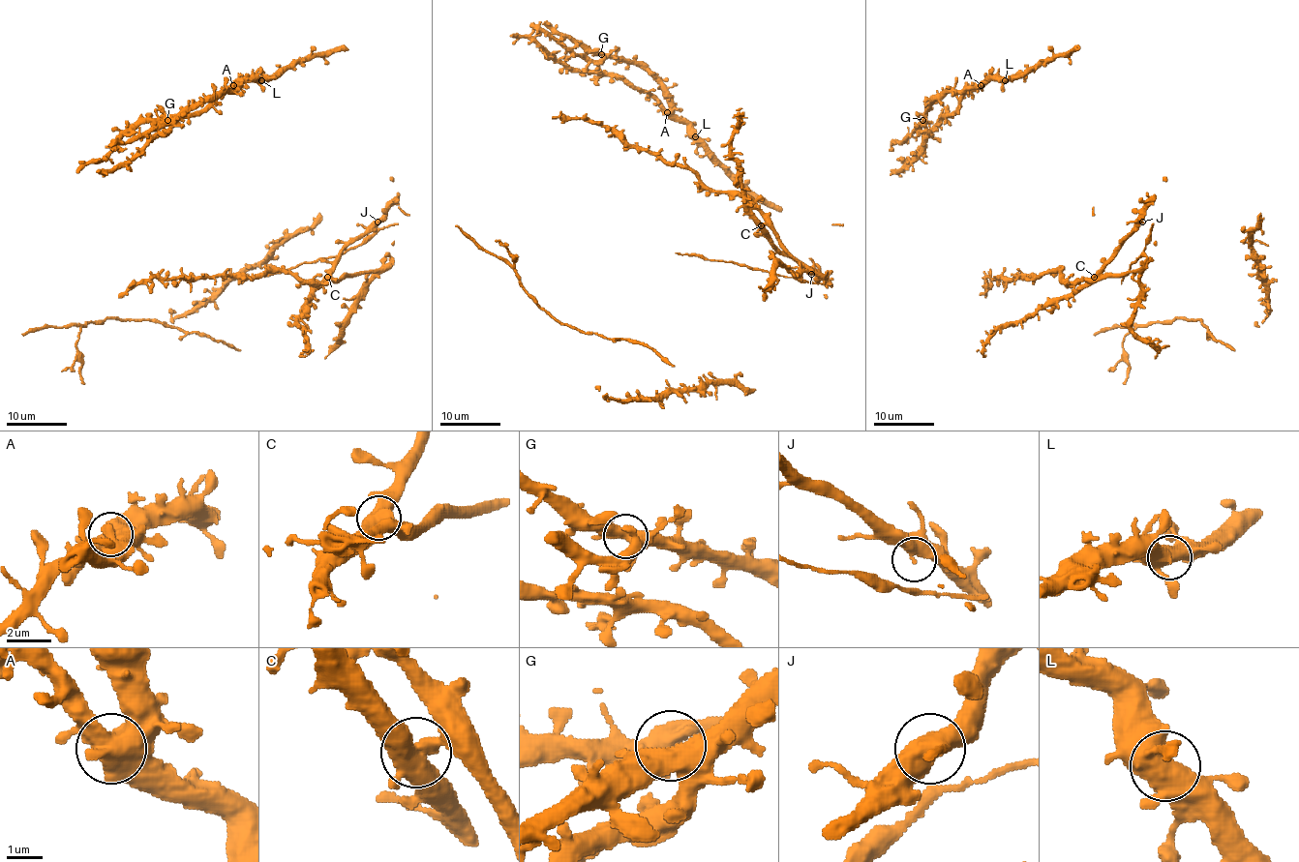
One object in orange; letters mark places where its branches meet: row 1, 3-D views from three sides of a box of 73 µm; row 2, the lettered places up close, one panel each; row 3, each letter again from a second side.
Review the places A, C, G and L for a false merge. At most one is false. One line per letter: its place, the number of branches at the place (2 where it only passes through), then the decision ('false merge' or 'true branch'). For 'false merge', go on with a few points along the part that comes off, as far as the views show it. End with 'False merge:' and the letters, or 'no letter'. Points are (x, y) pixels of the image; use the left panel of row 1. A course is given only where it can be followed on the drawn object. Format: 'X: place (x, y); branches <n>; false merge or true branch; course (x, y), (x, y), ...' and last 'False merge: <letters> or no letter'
A: place (233, 85); branches 4; true branch
C: place (327, 277); branches 4; true branch
G: place (167, 120); branches 3; true branch
L: place (261, 80); branches 4; true branch
False merge: no letter

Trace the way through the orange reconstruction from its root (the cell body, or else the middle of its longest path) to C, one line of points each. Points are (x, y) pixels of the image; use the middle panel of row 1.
C: (679, 165), (686, 165), (713, 190), (732, 192), (745, 197), (763, 216), (766, 222), (761, 225)

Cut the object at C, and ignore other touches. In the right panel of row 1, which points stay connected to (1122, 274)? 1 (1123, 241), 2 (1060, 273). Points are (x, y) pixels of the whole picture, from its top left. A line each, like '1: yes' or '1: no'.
1: no
2: yes

